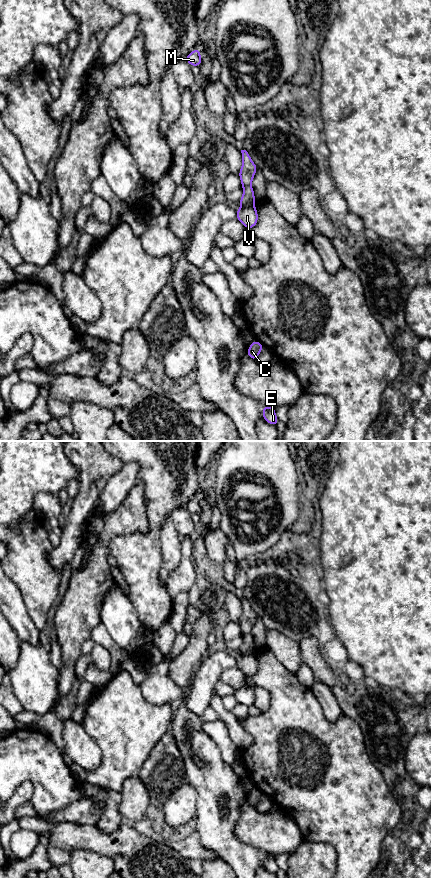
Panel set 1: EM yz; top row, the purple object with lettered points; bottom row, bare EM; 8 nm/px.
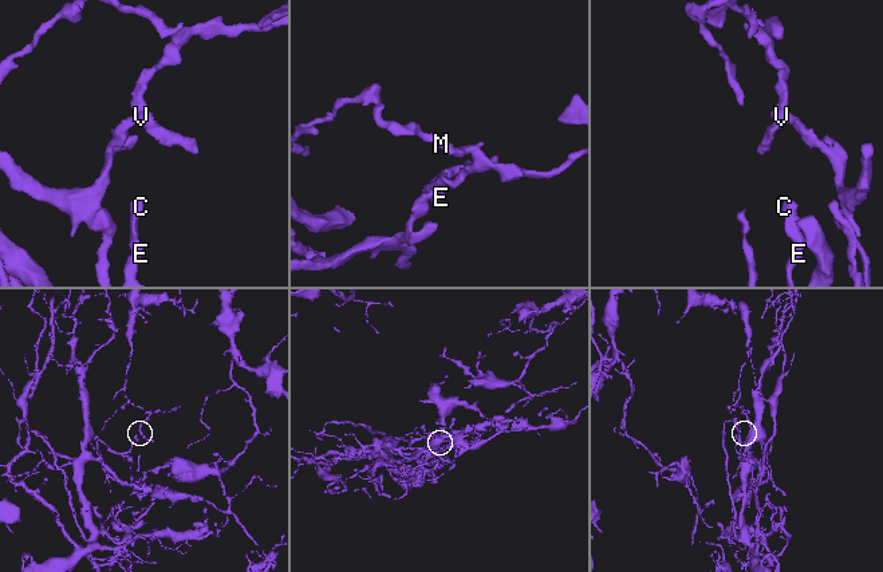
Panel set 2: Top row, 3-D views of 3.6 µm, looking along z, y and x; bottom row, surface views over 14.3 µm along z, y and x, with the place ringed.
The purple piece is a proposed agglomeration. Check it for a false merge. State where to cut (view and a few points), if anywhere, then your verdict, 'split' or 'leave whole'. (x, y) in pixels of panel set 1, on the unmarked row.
cut yz (241, 653), (253, 654); split

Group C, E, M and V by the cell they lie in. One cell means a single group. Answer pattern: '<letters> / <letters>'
C E V / M

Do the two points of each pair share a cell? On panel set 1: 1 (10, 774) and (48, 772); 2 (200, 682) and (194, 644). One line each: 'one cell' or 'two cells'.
1: one cell
2: two cells

